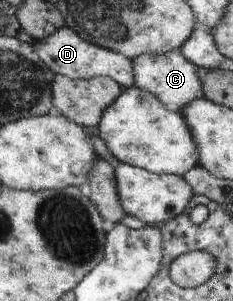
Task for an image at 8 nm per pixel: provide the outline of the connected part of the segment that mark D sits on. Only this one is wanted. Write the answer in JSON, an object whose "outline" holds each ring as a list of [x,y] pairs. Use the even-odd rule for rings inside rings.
{"outline":[[[65,25],[55,34],[36,42],[38,46],[38,55],[49,70],[53,70],[56,75],[63,75],[71,80],[89,79],[95,76],[107,76],[112,78],[119,86],[123,88],[133,87],[133,64],[126,56],[121,56],[117,52],[107,50],[106,48],[91,44],[82,39],[73,29]]]}

